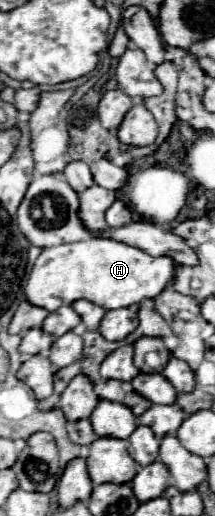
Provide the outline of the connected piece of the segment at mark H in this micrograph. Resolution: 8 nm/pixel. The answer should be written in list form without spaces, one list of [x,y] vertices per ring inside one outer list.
[[[96,237],[42,249],[30,271],[24,295],[28,303],[46,311],[54,311],[60,305],[70,305],[78,299],[92,301],[104,309],[118,309],[138,305],[142,299],[154,299],[164,291],[172,277],[174,261],[170,257],[152,257],[124,243]]]

